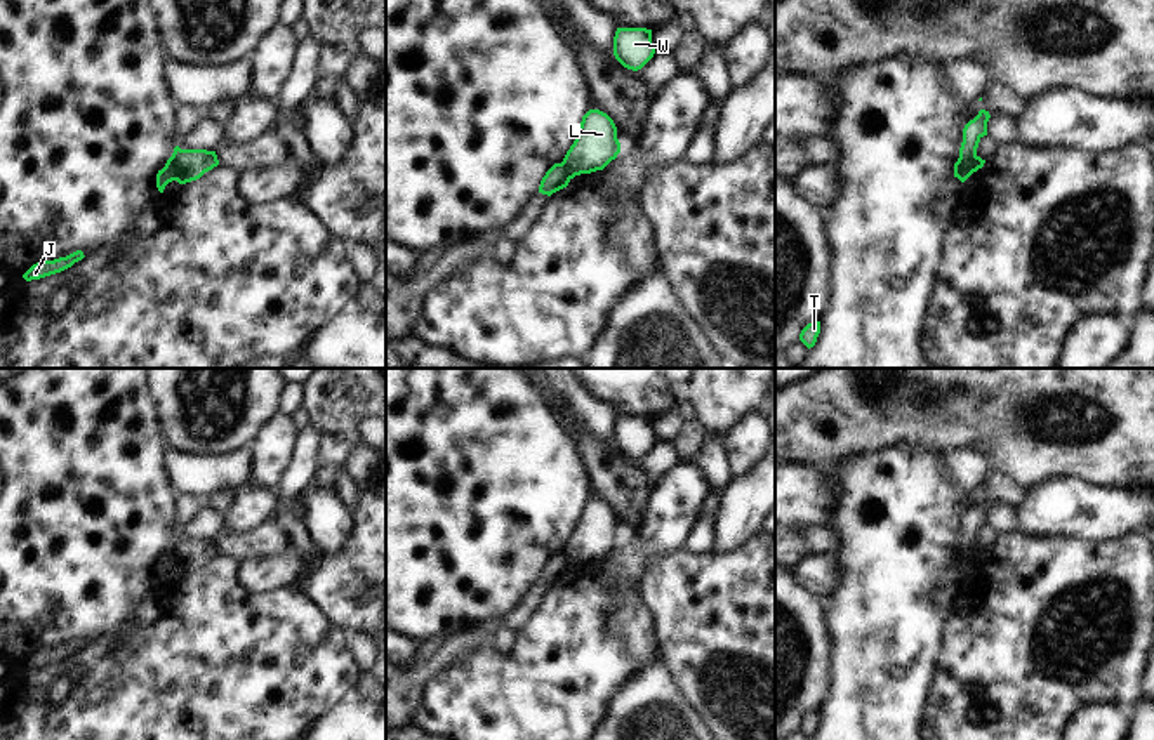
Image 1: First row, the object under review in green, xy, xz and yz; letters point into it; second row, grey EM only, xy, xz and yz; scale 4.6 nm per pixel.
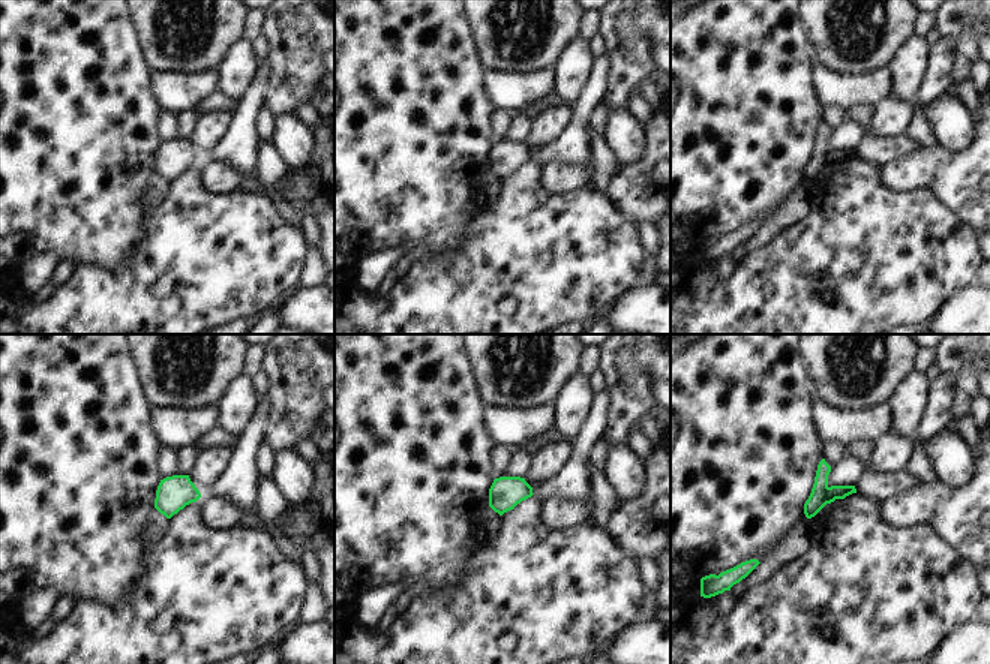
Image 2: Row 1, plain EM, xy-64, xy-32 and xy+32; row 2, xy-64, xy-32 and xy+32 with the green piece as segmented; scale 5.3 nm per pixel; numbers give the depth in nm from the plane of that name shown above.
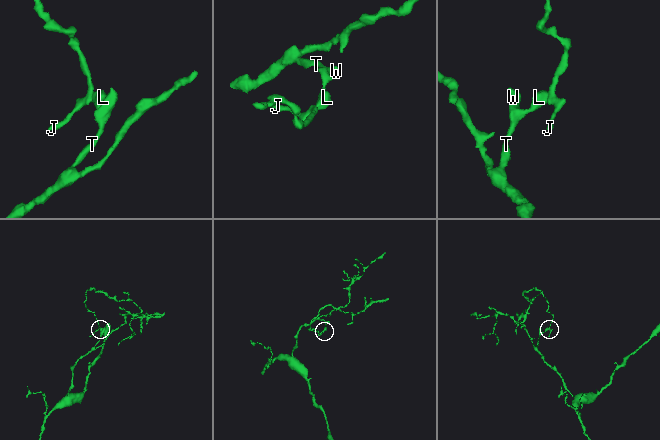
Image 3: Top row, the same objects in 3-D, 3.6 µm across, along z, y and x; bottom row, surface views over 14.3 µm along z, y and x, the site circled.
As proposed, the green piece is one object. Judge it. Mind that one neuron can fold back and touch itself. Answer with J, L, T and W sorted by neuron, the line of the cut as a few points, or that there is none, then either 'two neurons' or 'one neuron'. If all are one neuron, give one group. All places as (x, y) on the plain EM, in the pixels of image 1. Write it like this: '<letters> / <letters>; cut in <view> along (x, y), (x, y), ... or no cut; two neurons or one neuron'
J / L T W; cut in xy along (179, 537), (174, 548), (174, 568); two neurons

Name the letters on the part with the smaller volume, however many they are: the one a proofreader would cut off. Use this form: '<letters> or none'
J

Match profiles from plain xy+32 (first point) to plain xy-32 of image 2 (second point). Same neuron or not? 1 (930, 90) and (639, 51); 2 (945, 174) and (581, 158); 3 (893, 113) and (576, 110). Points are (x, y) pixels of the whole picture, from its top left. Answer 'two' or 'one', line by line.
1: two
2: two
3: two

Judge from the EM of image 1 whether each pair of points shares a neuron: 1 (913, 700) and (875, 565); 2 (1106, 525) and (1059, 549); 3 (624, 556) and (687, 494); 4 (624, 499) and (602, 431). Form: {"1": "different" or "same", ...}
{"1": "same", "2": "different", "3": "same", "4": "different"}

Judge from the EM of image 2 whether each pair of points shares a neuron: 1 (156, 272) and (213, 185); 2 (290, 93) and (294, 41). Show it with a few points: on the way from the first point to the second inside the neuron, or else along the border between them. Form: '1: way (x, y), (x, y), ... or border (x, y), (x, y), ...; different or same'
1: border (198, 164), (198, 185), (207, 192), (237, 189); different
2: way (293, 80), (294, 54); same

